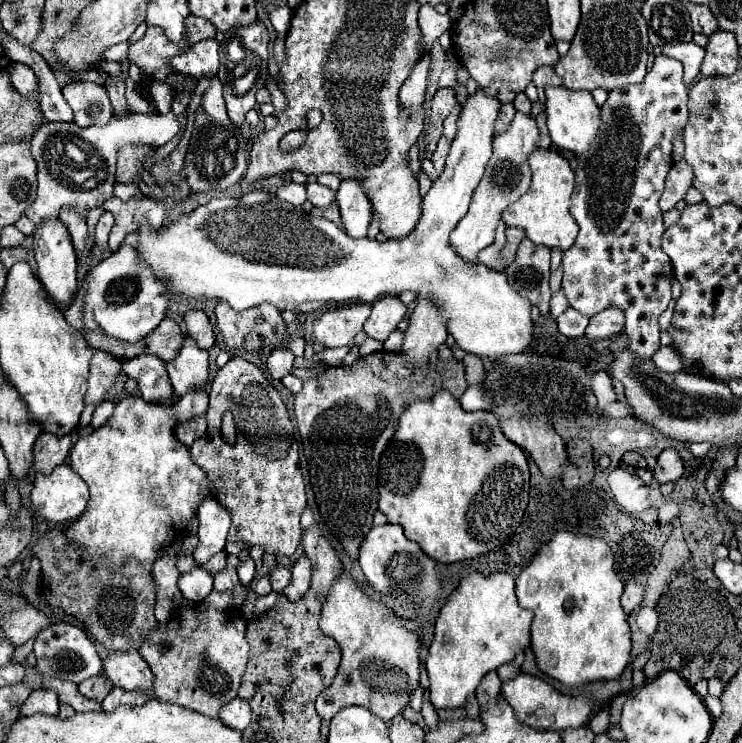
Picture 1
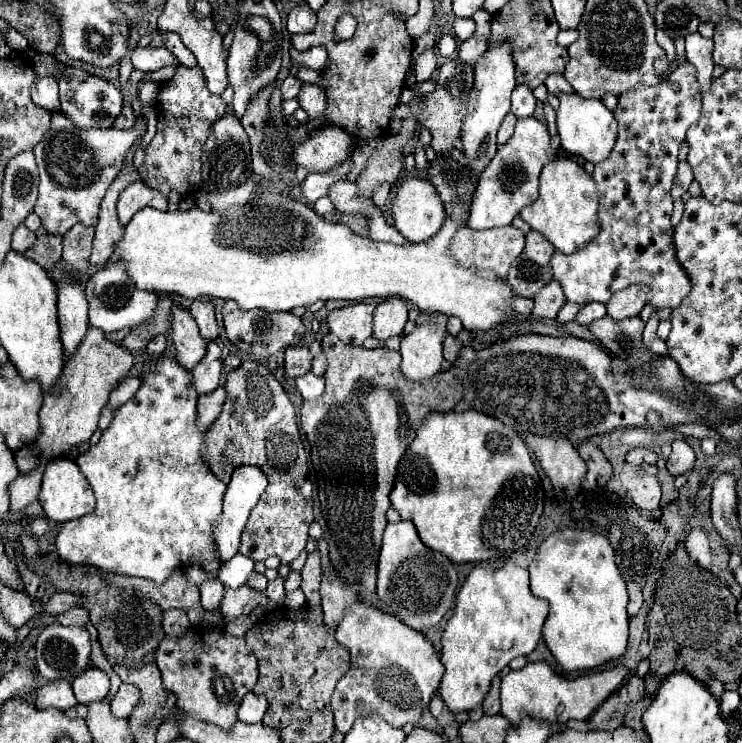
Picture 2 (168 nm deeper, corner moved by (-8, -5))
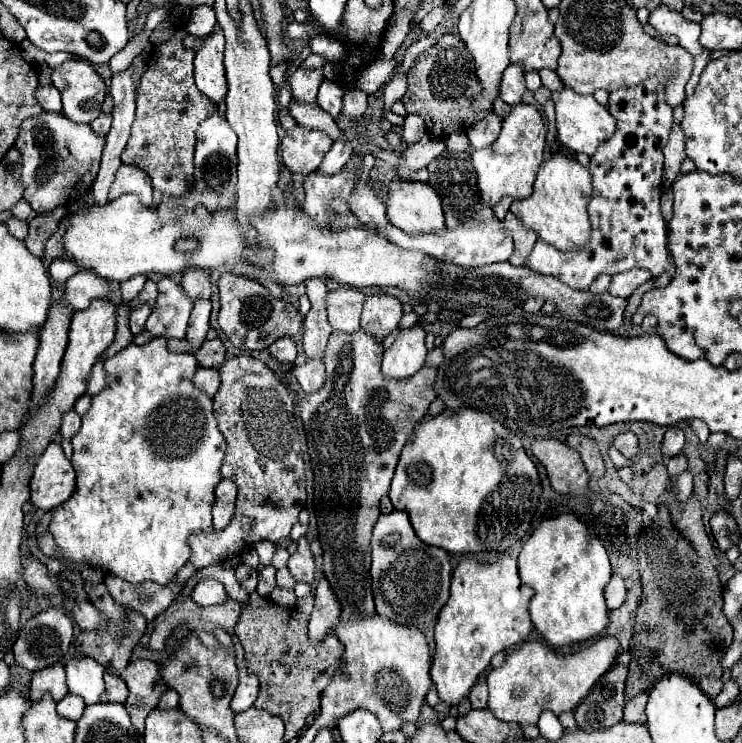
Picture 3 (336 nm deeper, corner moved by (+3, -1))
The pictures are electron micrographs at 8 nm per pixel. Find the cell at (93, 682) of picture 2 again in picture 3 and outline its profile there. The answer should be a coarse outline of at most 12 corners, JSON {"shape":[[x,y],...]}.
{"shape":[[93,658],[65,664],[67,686],[85,704],[97,704],[105,668]]}

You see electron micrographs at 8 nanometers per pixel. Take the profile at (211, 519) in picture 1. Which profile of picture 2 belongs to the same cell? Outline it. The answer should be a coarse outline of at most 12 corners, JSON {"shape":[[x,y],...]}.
{"shape":[[256,466],[232,472],[214,528],[220,562],[238,552],[248,514],[266,488]]}

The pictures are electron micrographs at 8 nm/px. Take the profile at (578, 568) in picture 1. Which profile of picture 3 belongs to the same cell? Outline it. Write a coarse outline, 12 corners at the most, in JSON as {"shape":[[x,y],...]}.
{"shape":[[573,514],[521,548],[531,622],[563,648],[605,634],[605,546]]}

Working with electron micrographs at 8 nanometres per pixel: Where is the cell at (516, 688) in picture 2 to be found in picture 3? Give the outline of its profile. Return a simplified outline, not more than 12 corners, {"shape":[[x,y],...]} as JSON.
{"shape":[[613,636],[565,656],[525,642],[489,672],[495,718],[573,712],[613,668]]}

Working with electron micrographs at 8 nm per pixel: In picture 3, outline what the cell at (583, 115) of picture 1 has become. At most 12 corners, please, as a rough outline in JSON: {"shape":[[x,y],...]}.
{"shape":[[553,92],[557,138],[593,156],[615,120],[593,96]]}

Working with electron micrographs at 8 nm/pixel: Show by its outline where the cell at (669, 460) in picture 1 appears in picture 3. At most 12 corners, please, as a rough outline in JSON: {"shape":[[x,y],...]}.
{"shape":[[669,428],[661,444],[661,456],[681,454],[683,432]]}

